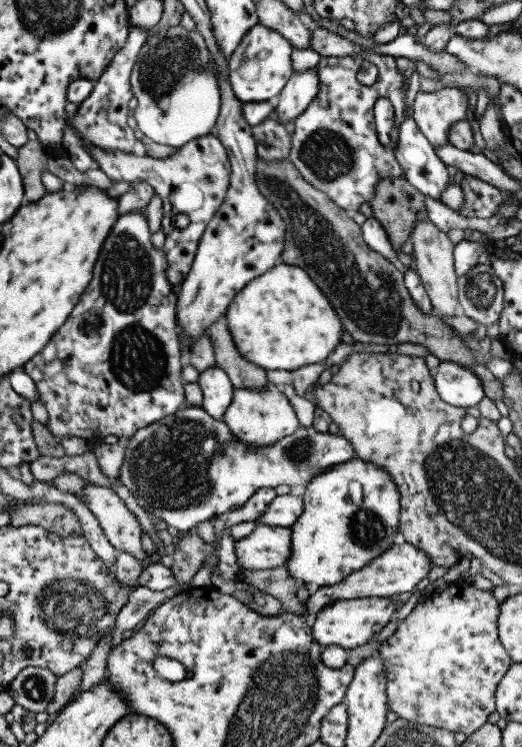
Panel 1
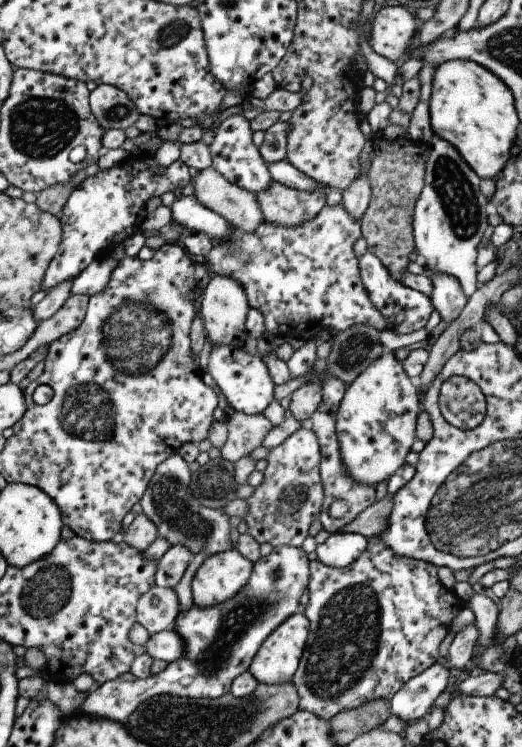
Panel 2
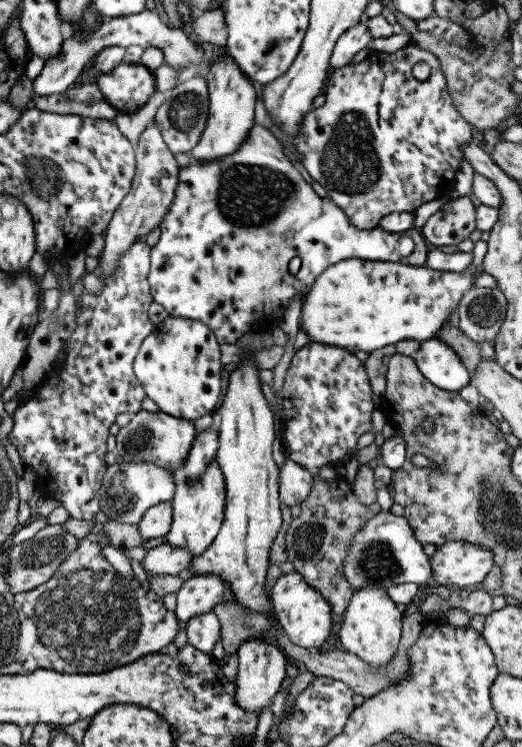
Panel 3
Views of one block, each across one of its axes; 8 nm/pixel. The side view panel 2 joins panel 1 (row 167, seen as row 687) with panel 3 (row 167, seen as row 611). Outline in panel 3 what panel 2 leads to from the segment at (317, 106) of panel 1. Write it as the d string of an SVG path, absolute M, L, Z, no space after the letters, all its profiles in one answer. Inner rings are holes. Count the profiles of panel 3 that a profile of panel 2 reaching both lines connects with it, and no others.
M410 43L401 50L394 52L394 54L384 54L382 52L379 55L375 54L368 57L359 64L350 64L343 68L337 68L326 84L324 95L326 96L324 106L308 112L304 123L302 123L302 131L300 131L298 136L298 153L302 158L301 162L306 172L310 173L310 177L326 189L328 199L338 205L338 208L347 216L352 226L360 228L360 230L376 228L379 226L381 218L391 212L414 212L422 204L426 204L430 200L436 200L436 198L440 198L443 195L448 195L455 190L454 179L460 171L461 163L464 159L464 154L462 154L460 147L462 147L462 143L472 141L472 126L456 111L441 70L441 65L432 52L421 50L416 45ZM419 62L425 62L430 66L431 74L427 80L420 81L414 78L412 69Z

